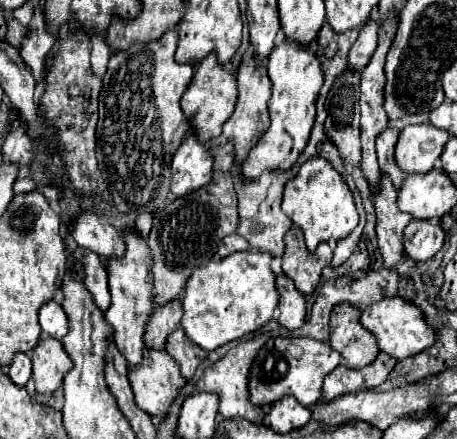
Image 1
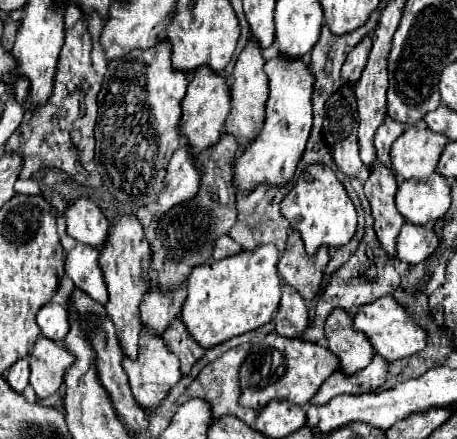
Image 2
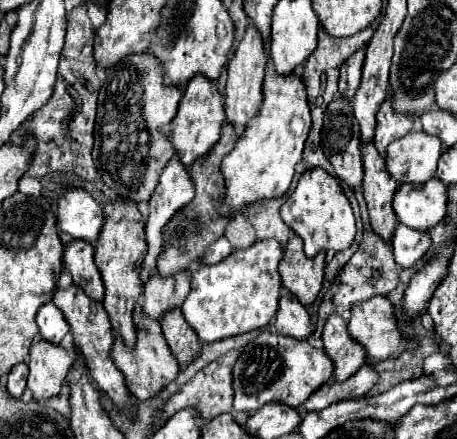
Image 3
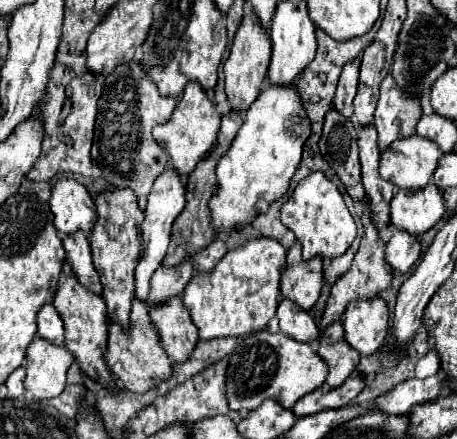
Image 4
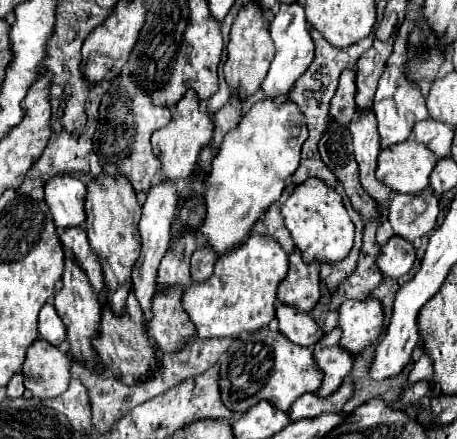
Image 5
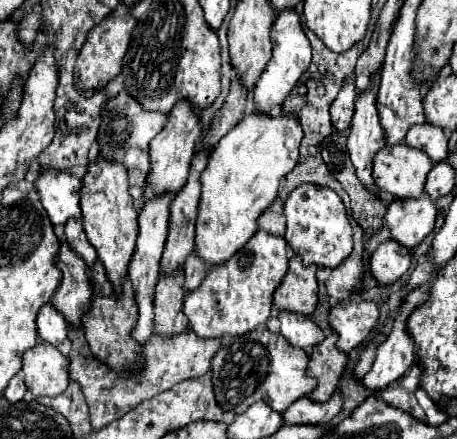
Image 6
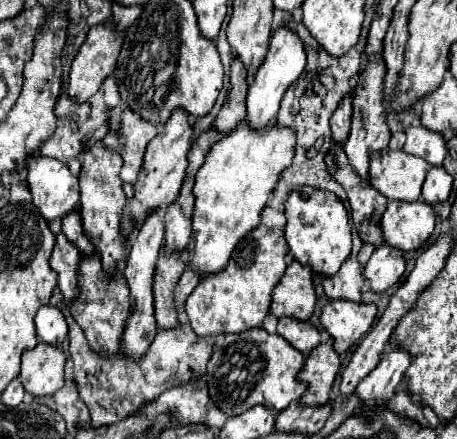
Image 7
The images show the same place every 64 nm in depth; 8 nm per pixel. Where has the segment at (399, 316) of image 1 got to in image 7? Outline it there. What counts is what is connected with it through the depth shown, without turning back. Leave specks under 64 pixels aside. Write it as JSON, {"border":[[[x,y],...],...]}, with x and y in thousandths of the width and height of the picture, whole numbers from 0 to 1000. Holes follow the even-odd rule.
{"border":[[[726,683],[700,715],[705,747],[722,761],[731,797],[766,797],[810,747],[823,724],[818,692],[792,692],[770,683]]]}

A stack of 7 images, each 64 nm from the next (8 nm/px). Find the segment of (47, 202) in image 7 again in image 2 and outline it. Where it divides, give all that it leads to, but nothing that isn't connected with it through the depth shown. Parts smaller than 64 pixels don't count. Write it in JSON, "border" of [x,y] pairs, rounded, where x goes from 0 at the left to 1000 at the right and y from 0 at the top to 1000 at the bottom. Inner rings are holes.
{"border":[[[175,451],[175,456],[149,460],[140,497],[144,497],[144,528],[158,542],[210,569],[228,560],[241,506],[201,456]]]}

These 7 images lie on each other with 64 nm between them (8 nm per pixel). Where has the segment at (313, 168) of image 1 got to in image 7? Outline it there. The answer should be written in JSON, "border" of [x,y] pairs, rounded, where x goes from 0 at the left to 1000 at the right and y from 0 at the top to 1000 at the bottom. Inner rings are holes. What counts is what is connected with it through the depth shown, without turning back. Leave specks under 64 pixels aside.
{"border":[[[652,428],[626,456],[626,533],[621,547],[630,556],[635,579],[656,601],[683,610],[687,624],[731,629],[748,597],[766,583],[770,547],[766,547],[766,506],[753,465],[726,446],[726,437],[700,437],[691,428]]]}

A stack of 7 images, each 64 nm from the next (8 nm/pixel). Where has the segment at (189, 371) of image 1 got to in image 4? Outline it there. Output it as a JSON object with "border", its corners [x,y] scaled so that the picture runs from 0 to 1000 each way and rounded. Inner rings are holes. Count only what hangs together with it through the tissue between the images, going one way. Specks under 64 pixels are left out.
{"border":[[[394,674],[368,679],[354,692],[328,702],[328,729],[346,756],[354,793],[376,825],[394,829],[394,820],[407,820],[420,806],[433,756]]]}

